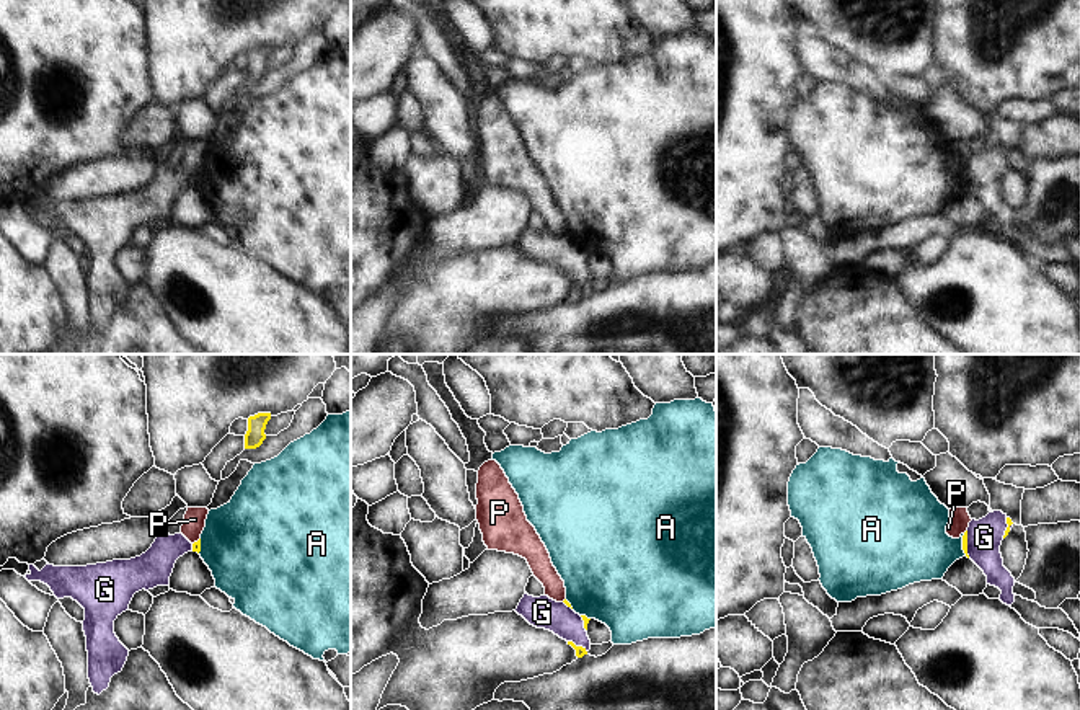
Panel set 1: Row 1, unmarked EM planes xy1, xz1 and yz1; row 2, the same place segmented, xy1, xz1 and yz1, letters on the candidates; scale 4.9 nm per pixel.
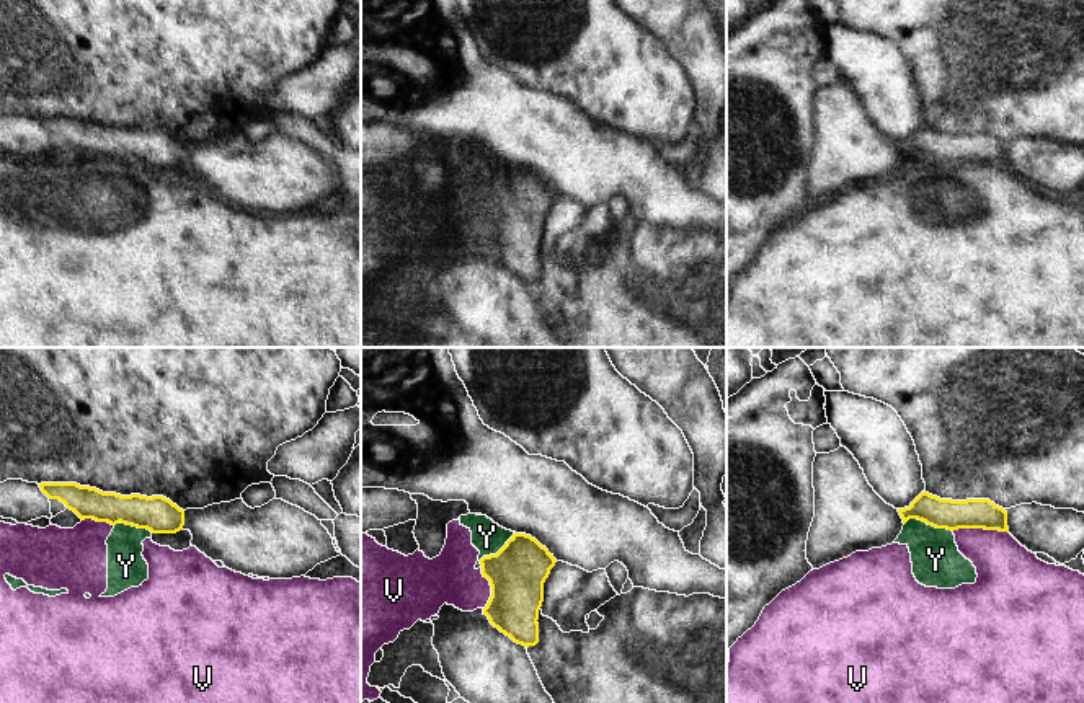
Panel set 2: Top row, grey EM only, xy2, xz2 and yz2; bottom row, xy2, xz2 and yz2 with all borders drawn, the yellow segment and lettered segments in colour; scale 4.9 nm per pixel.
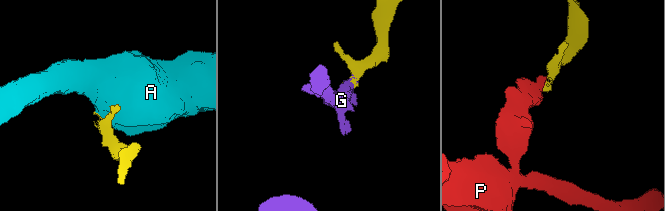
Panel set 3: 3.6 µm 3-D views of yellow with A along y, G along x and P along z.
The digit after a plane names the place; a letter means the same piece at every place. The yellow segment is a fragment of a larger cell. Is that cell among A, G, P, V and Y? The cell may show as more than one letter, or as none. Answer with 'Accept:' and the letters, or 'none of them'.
Accept: G

